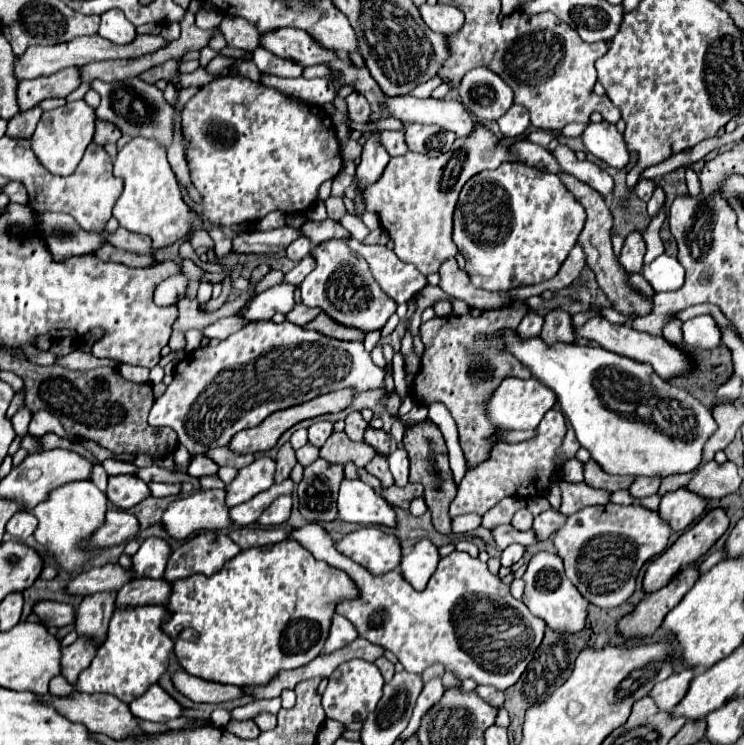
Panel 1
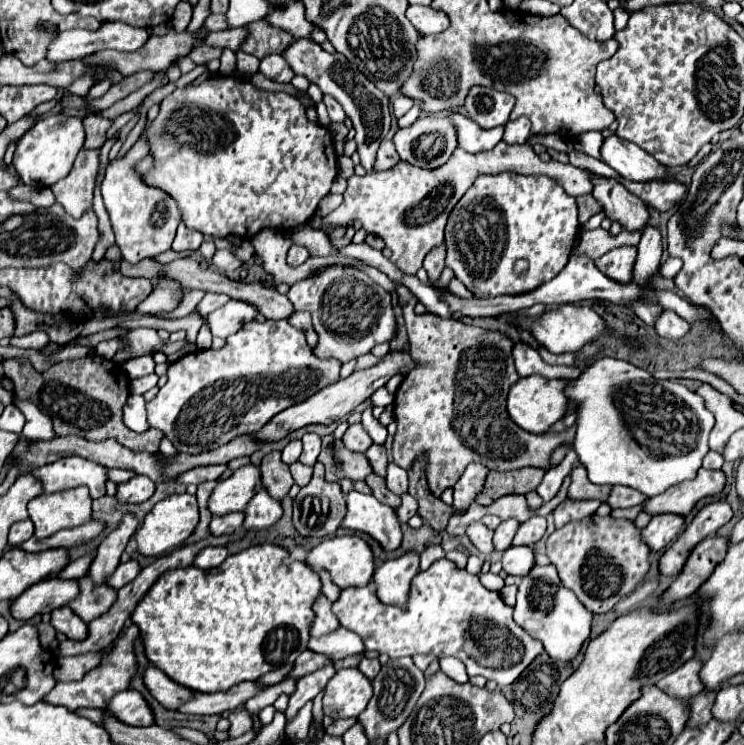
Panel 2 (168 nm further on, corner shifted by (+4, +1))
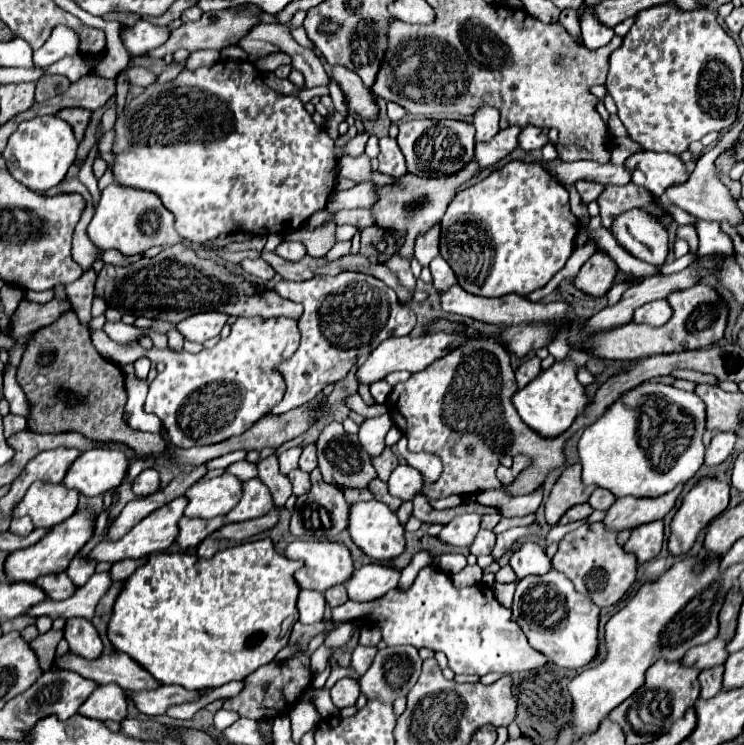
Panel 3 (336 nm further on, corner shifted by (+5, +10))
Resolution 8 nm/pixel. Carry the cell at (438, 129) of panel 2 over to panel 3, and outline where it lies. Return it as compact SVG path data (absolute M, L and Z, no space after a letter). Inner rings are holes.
M408 120L400 122L398 146L406 158L408 172L422 178L446 178L460 172L474 158L474 126L458 120Z

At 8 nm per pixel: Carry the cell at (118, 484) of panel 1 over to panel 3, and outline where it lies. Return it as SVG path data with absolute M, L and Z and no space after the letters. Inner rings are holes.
M150 468L150 470L144 470L134 482L132 482L132 490L136 496L146 496L146 494L152 494L160 488L160 474L156 468Z

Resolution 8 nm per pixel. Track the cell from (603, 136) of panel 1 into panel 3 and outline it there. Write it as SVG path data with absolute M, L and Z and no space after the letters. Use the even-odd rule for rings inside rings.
M638 152L626 160L626 168L632 170L632 182L648 188L652 196L662 196L666 188L684 184L690 176L690 168L668 152Z

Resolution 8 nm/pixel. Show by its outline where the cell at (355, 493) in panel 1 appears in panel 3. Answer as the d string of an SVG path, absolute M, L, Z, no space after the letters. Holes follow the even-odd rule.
M358 502L350 508L350 524L348 532L354 544L372 560L376 562L390 562L404 552L404 526L398 522L396 514L382 502Z

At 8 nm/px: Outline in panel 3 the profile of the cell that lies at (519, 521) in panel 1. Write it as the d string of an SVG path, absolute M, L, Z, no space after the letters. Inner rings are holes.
M480 530L476 540L470 544L470 554L474 556L480 556L480 554L490 554L492 548L496 544L496 534L492 530Z

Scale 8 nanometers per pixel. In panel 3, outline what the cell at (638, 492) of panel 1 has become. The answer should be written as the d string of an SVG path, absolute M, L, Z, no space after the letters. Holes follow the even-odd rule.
M596 488L592 492L592 496L588 498L588 504L594 508L594 510L608 510L612 504L614 504L614 496L608 492L608 490L602 490L602 488Z

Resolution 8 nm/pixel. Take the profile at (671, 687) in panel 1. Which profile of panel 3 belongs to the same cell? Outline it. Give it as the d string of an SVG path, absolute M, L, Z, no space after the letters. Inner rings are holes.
M714 638L706 644L694 646L686 652L682 662L686 666L694 666L694 668L700 668L700 670L712 668L716 664L724 664L726 658L728 658L728 652L724 652L724 644L726 644L724 638Z

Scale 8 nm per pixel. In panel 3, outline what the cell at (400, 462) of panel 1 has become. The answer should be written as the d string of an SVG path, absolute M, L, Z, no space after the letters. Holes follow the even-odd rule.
M404 464L394 468L394 472L390 474L388 480L388 490L392 496L400 498L400 500L412 500L416 494L422 492L422 476L418 470L414 470L412 466Z

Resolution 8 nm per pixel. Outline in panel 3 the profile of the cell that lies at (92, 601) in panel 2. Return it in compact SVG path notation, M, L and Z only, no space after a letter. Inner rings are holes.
M66 572L60 574L48 574L48 576L40 576L34 586L42 588L46 598L50 600L66 600L68 596L72 596L76 592L76 586L70 582L70 578L66 576Z

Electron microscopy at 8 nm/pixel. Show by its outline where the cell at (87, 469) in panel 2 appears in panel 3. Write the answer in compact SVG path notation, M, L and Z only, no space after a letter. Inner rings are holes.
M92 448L70 466L62 484L84 496L98 496L124 482L128 464L130 462L122 450Z

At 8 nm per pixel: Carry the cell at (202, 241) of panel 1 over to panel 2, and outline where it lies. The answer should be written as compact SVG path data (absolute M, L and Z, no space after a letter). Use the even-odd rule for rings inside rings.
M225 249L215 251L215 255L213 255L213 263L215 263L221 271L233 271L233 269L241 267L241 261L239 261L233 253L229 253L229 251L225 251Z

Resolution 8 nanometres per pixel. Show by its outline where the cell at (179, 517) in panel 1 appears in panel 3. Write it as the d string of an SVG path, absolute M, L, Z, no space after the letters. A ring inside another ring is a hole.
M180 496L176 500L172 500L170 504L162 506L160 510L154 510L150 516L146 516L144 520L140 520L126 536L122 536L120 540L108 540L104 538L100 544L96 544L92 548L92 552L88 554L88 560L90 562L120 562L124 558L132 558L132 560L138 560L138 558L144 558L152 552L164 552L168 550L168 546L174 542L176 534L178 534L178 520L182 518L184 514L184 508L186 508L186 498Z

